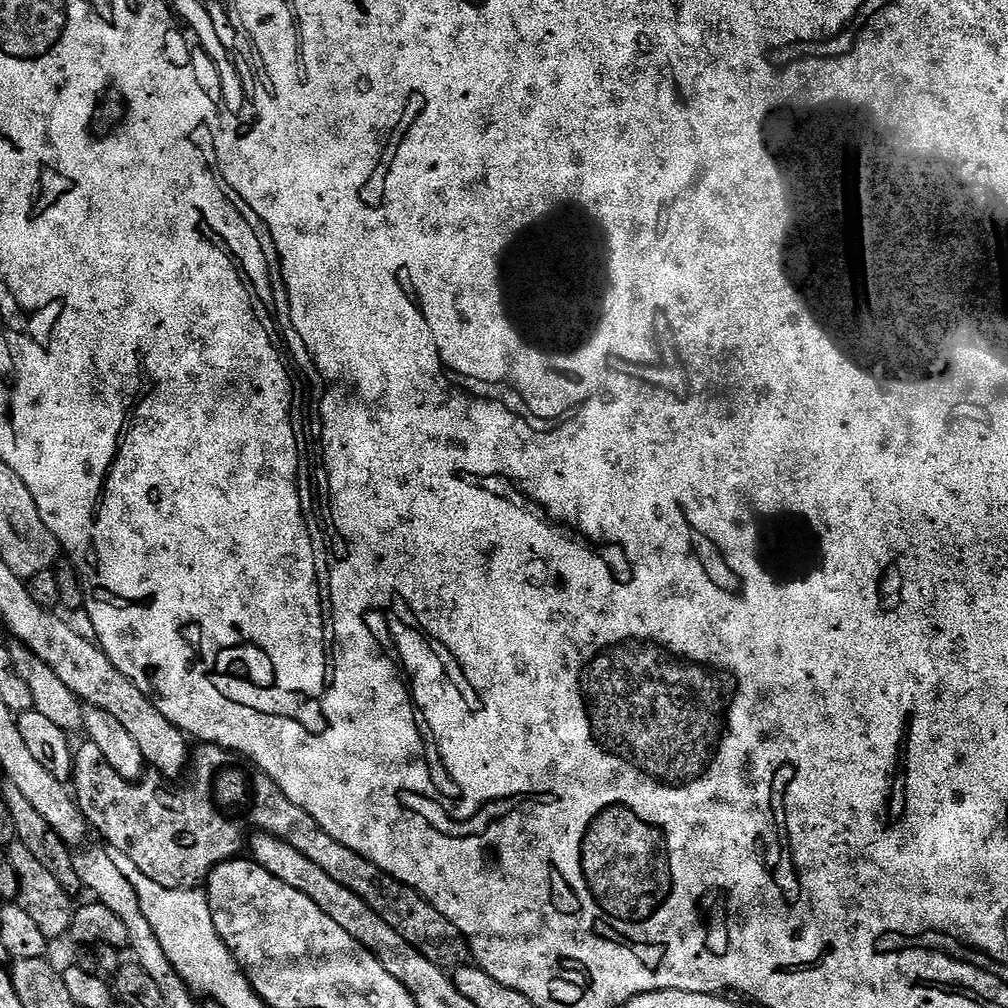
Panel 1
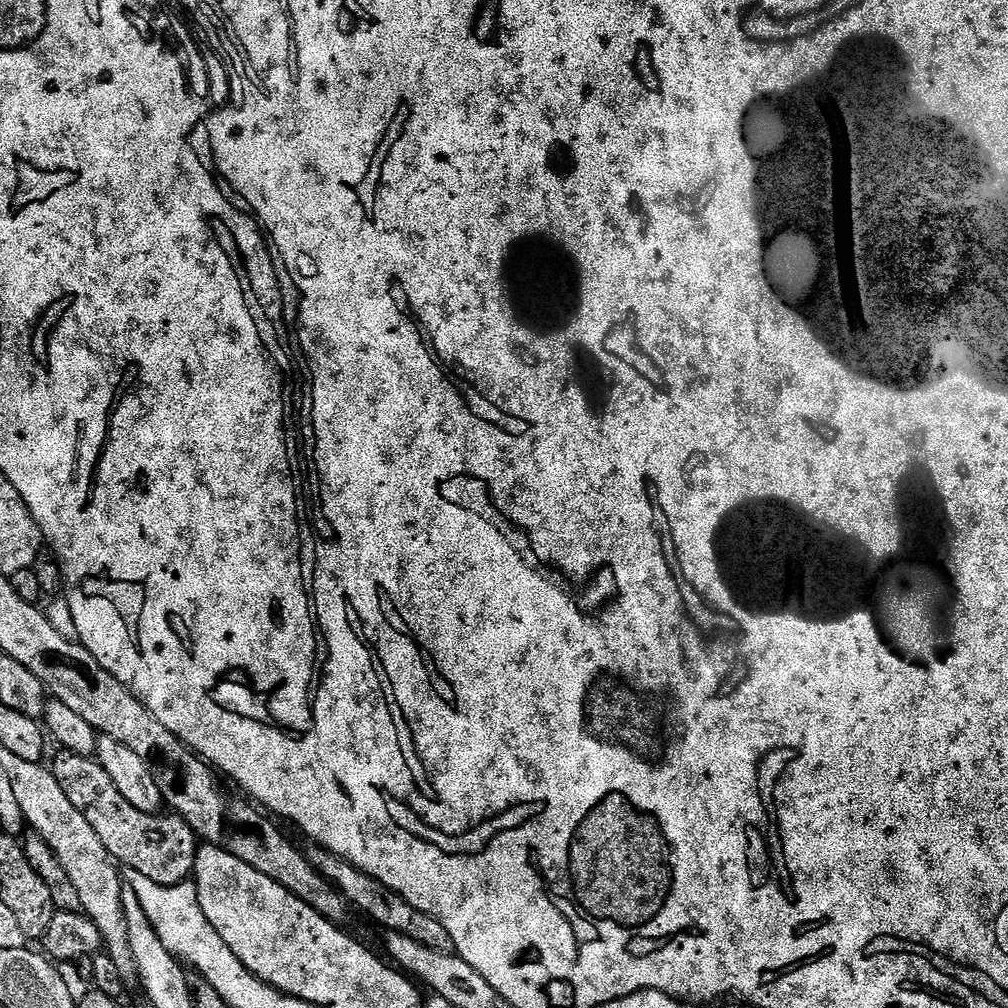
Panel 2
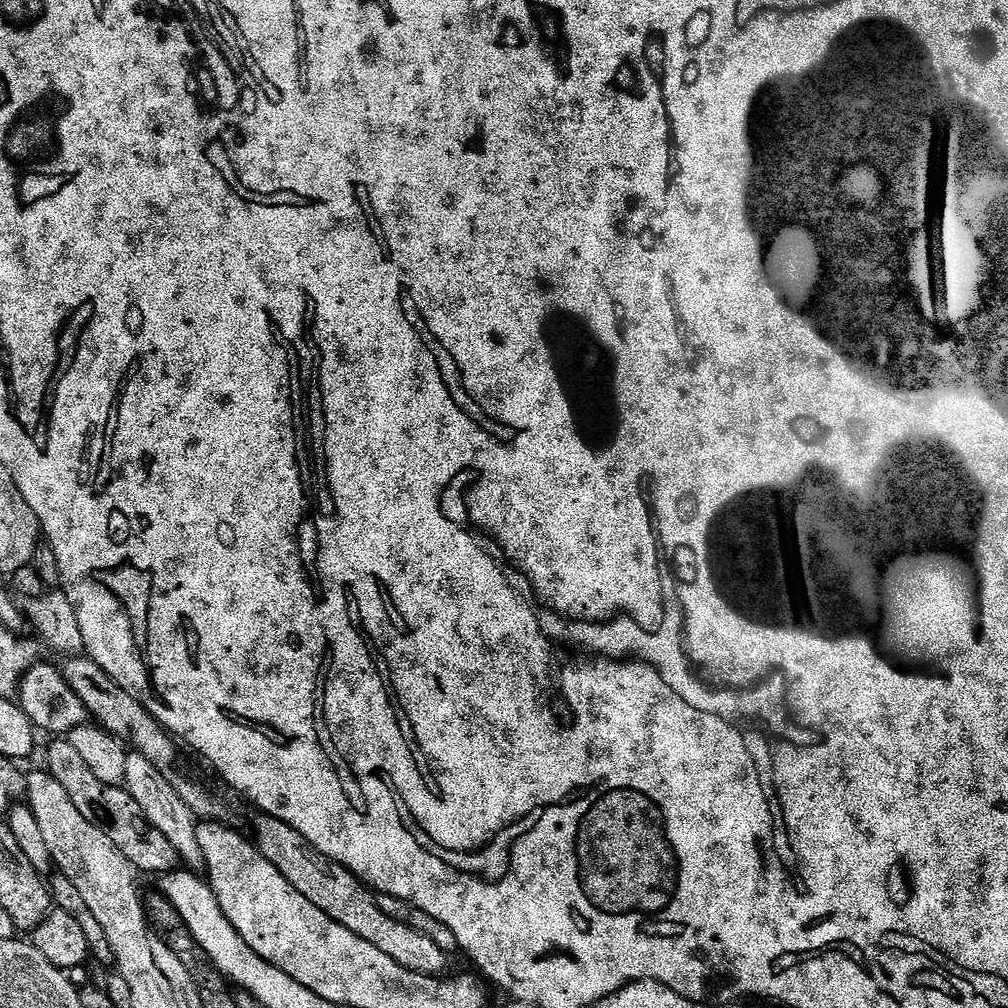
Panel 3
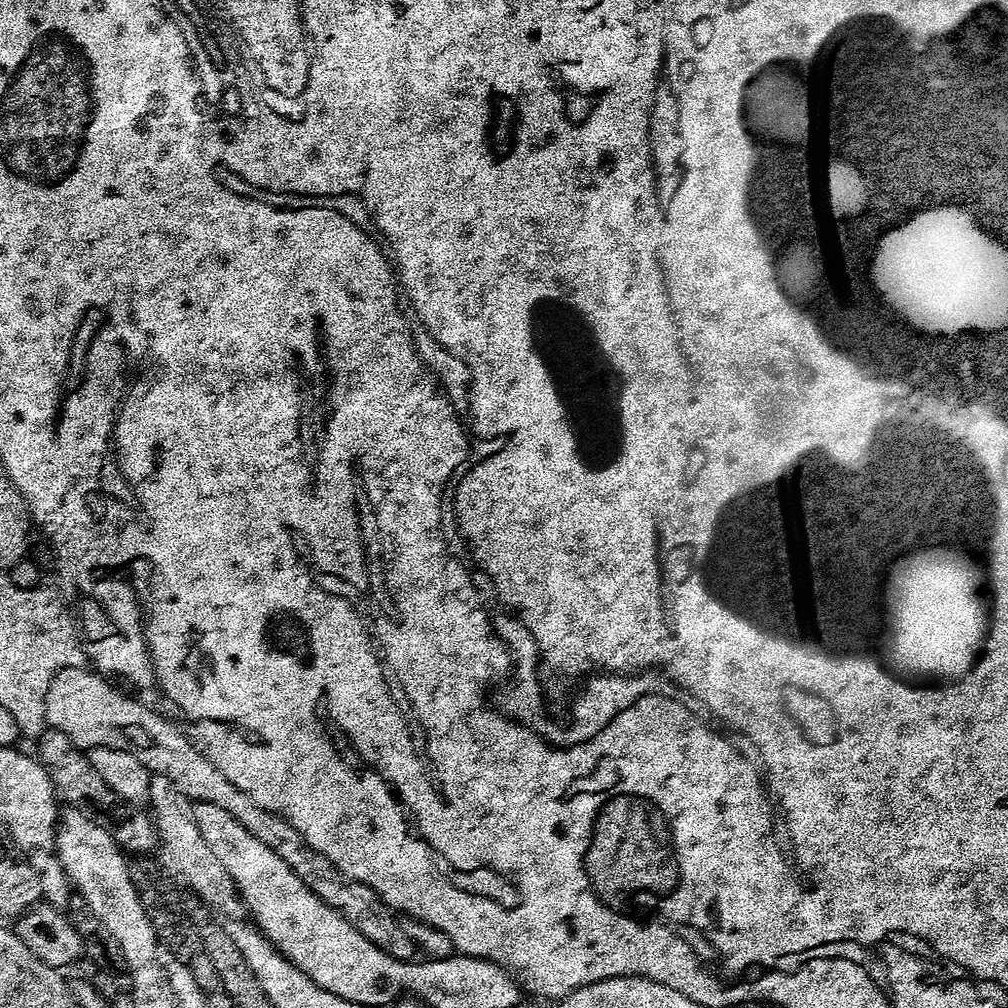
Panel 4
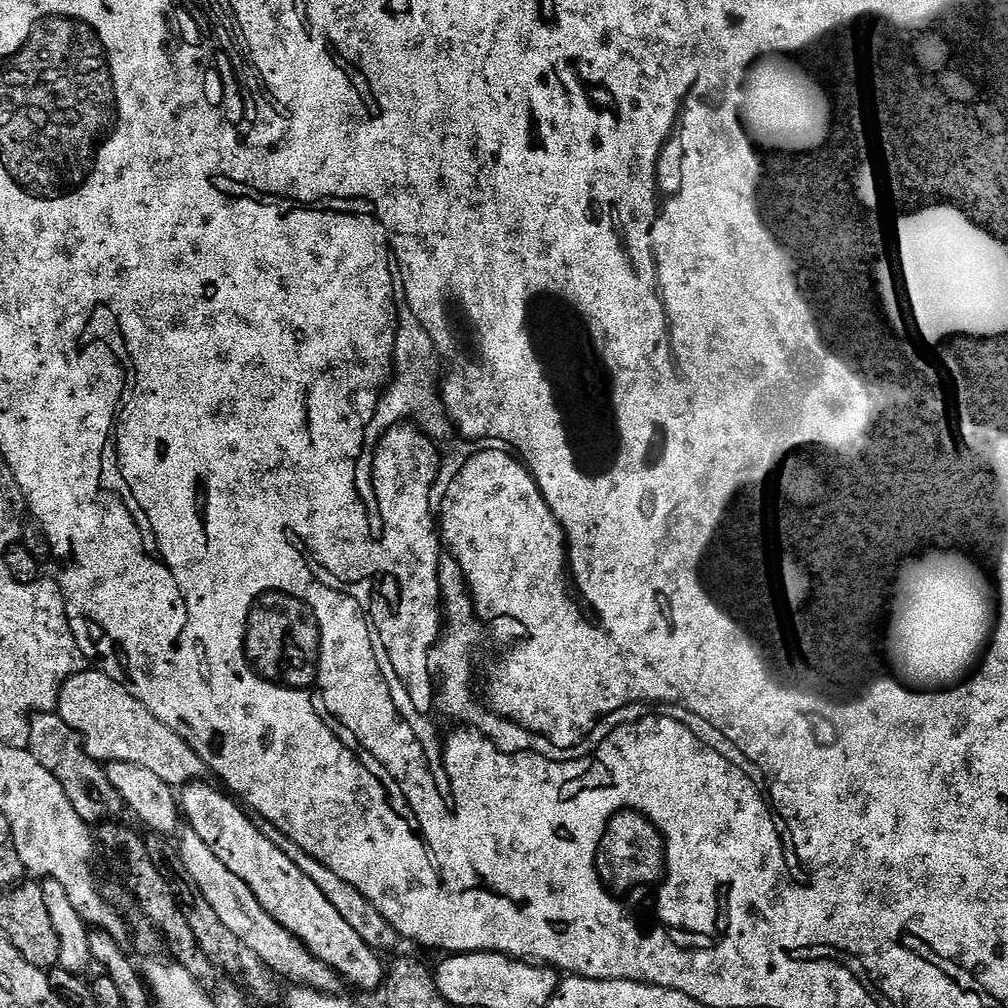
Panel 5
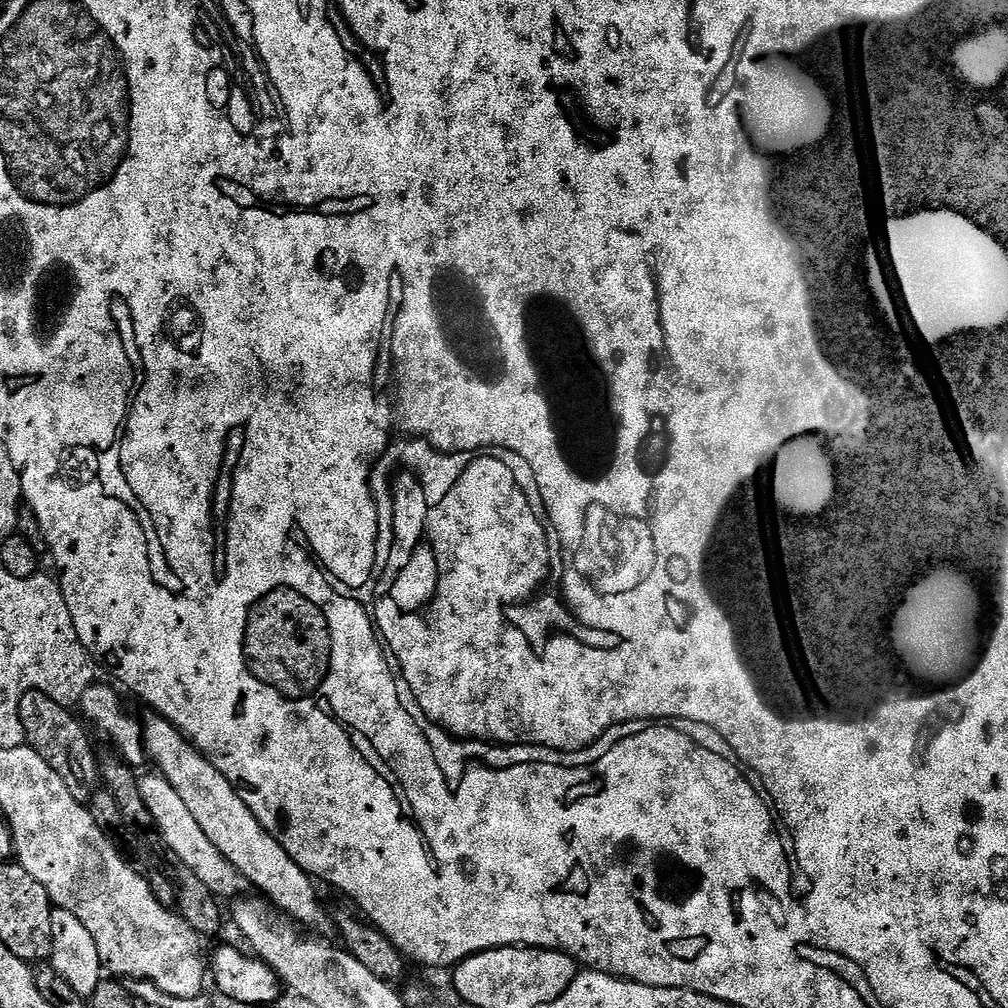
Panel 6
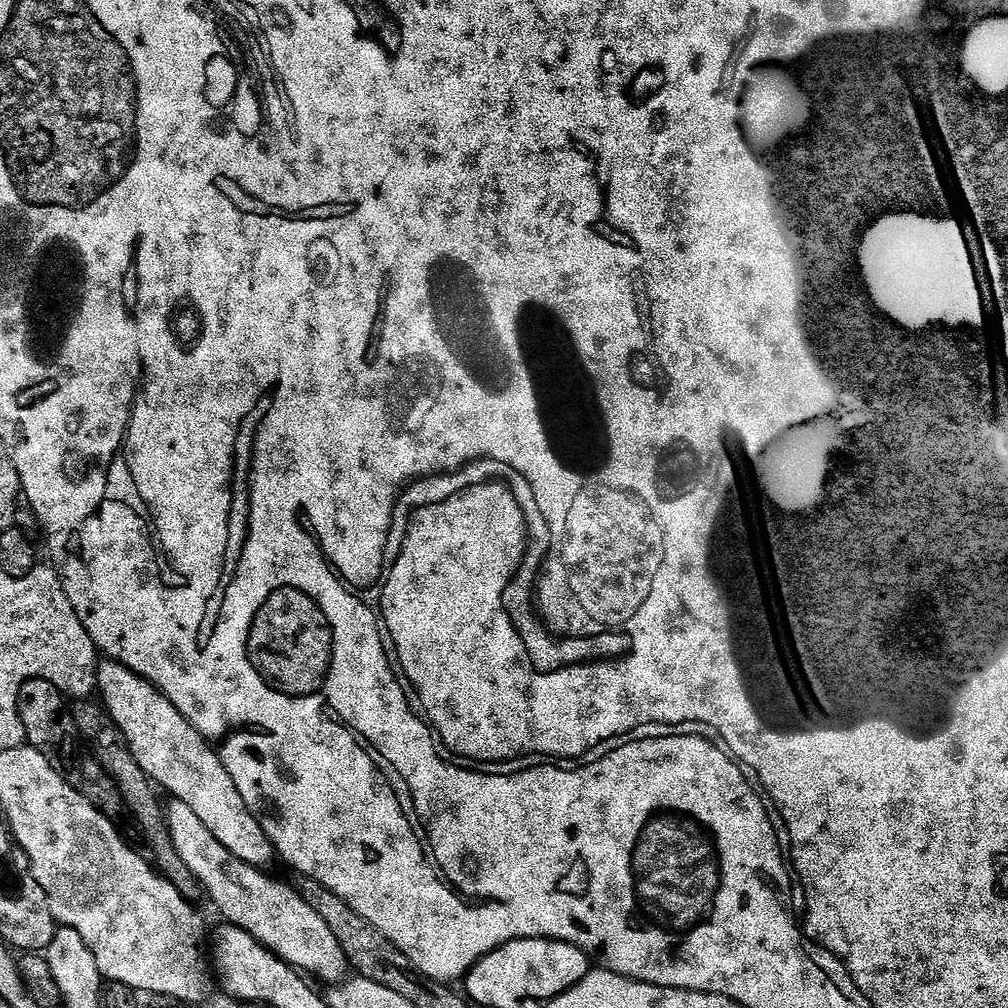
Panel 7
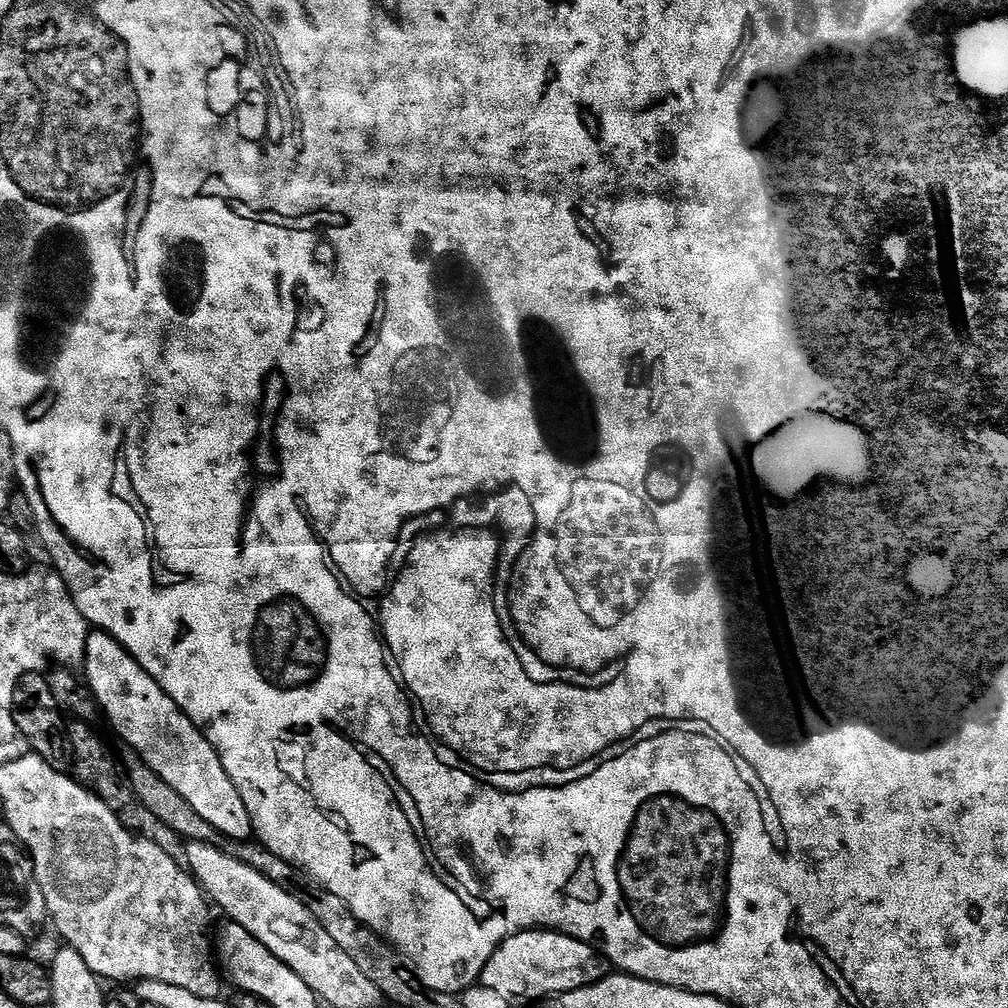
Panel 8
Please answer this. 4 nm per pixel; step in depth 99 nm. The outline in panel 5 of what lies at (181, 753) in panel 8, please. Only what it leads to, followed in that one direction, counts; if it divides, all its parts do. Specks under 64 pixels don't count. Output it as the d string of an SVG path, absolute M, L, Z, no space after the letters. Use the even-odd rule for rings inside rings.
M208 782L184 785L178 804L187 827L194 829L198 838L214 850L214 858L218 858L230 874L238 874L238 878L254 890L254 898L262 902L262 910L266 910L270 918L290 930L290 934L298 937L322 963L333 968L345 985L379 989L386 975L385 965L380 965L381 957L366 946L366 942L362 942L356 931L342 919L342 914L330 906L326 894L322 894L322 890L318 890L318 886L314 886L314 882L310 882L310 878L306 878L306 874L302 874L274 842L270 842L270 838L260 833L253 817L227 791L216 788L211 788Z

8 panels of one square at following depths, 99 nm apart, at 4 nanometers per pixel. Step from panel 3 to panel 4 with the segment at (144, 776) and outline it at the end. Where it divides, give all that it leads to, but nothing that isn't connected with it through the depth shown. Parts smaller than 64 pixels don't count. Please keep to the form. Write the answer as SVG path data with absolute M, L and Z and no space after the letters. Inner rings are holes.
M152 776L147 803L152 804L150 815L156 826L159 843L168 851L177 874L205 900L201 901L209 909L217 908L222 915L229 916L229 921L243 921L246 916L244 902L236 891L236 884L230 878L230 874L224 872L222 862L218 862L210 846L206 846L202 832L198 830L193 801L188 800L186 794L179 792L174 782L170 782L170 778Z

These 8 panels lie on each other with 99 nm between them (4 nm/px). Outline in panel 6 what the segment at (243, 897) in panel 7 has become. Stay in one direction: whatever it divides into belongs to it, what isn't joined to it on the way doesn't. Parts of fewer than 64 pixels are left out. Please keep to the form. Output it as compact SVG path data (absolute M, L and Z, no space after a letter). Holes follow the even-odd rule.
M159 774L151 775L139 777L140 797L142 802L146 802L146 810L150 810L156 823L156 831L160 833L166 846L170 846L170 850L174 850L174 854L178 854L178 858L182 858L182 862L186 862L186 866L190 866L190 870L194 870L194 874L198 874L198 878L202 878L202 882L206 882L206 886L210 886L210 890L217 898L239 897L243 893L240 891L246 888L244 875L225 858L222 850L218 850L218 846L214 846L210 842L210 838L206 838L202 826L198 826L194 814L190 814L186 802L182 802L178 790L174 790L174 786L170 786L166 777Z

